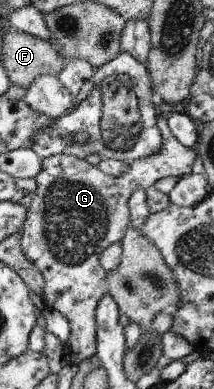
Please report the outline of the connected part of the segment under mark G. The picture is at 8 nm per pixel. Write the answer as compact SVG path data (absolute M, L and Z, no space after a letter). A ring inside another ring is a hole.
M163 106L159 117L161 129L165 130L165 146L158 155L133 161L125 175L113 176L100 171L85 159L75 155L47 157L43 160L42 171L36 176L37 192L27 207L27 216L20 231L20 243L25 258L40 271L45 283L43 296L46 307L60 312L71 325L68 343L64 343L64 364L78 365L96 352L96 306L109 292L106 272L100 266L100 254L110 246L122 242L130 226L128 201L134 190L148 189L165 177L180 178L192 172L196 149L183 146L167 126L168 108Z

